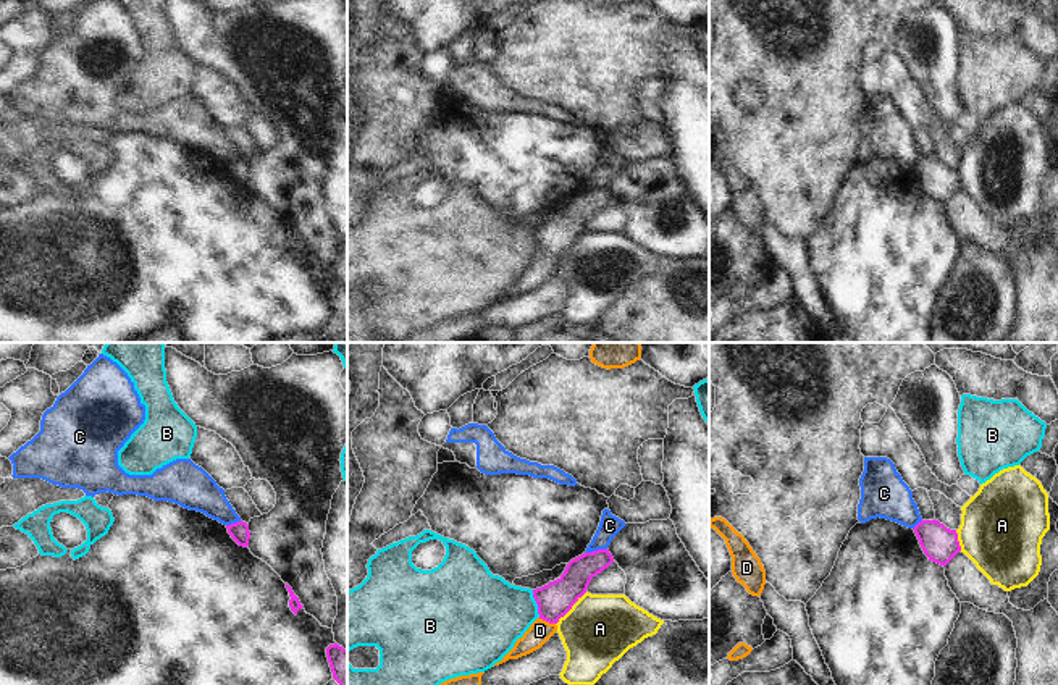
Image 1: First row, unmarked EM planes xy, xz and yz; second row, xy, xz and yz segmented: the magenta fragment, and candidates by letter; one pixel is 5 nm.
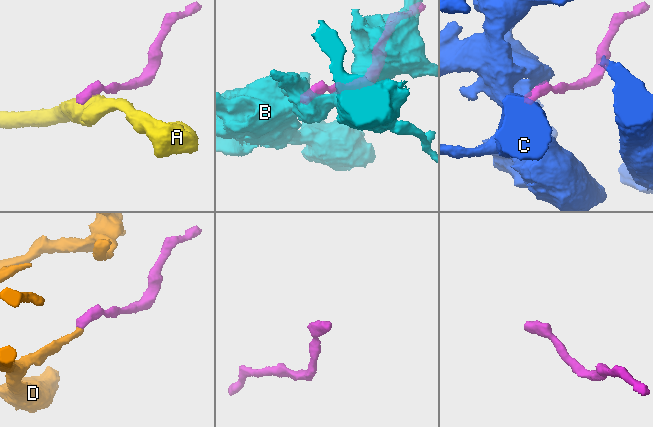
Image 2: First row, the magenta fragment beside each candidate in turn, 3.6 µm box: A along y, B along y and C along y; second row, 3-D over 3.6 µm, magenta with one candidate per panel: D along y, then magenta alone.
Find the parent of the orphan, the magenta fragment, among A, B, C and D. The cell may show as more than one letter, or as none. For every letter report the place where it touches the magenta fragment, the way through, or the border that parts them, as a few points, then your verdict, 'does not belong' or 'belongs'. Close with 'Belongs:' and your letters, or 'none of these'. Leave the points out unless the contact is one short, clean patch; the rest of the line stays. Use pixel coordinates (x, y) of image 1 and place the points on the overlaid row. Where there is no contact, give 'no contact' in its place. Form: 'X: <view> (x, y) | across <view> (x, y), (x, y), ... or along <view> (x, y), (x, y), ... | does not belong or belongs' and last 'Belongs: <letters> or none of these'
A: xz (570, 608) | along xz (587, 592), (556, 624) | does not belong
B: xz (537, 603) | does not belong
C: xz (595, 551) | along xz (606, 548), (585, 553) | does not belong
D: xz (546, 621) | across xz (554, 600), (546, 621), (540, 630) | belongs
Belongs: D

